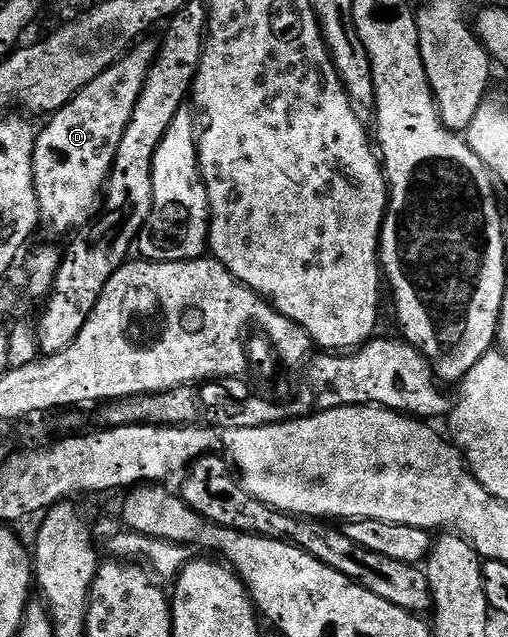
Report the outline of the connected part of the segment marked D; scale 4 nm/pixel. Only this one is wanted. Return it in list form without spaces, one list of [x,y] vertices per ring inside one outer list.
[[[149,39],[141,40],[115,62],[110,68],[103,72],[98,79],[94,79],[88,84],[82,92],[79,93],[70,104],[66,104],[58,112],[54,113],[47,121],[48,125],[39,130],[36,136],[35,151],[32,156],[32,166],[34,167],[35,191],[40,207],[40,219],[43,228],[47,228],[52,235],[64,235],[80,227],[85,228],[98,214],[102,207],[102,192],[107,188],[109,175],[112,173],[114,159],[117,158],[118,147],[121,146],[122,137],[126,133],[126,127],[129,126],[130,119],[134,113],[134,107],[137,106],[138,97],[141,94],[142,87],[146,81],[146,75],[149,73],[158,52],[157,42]]]

